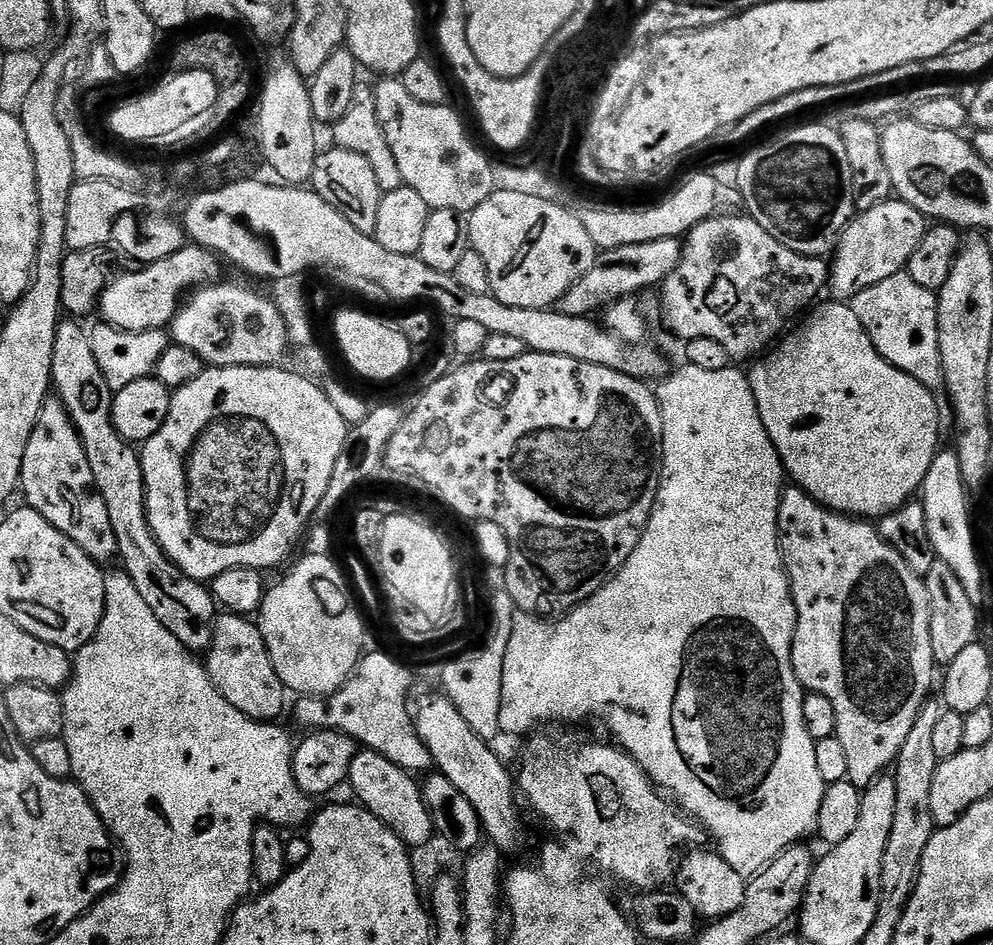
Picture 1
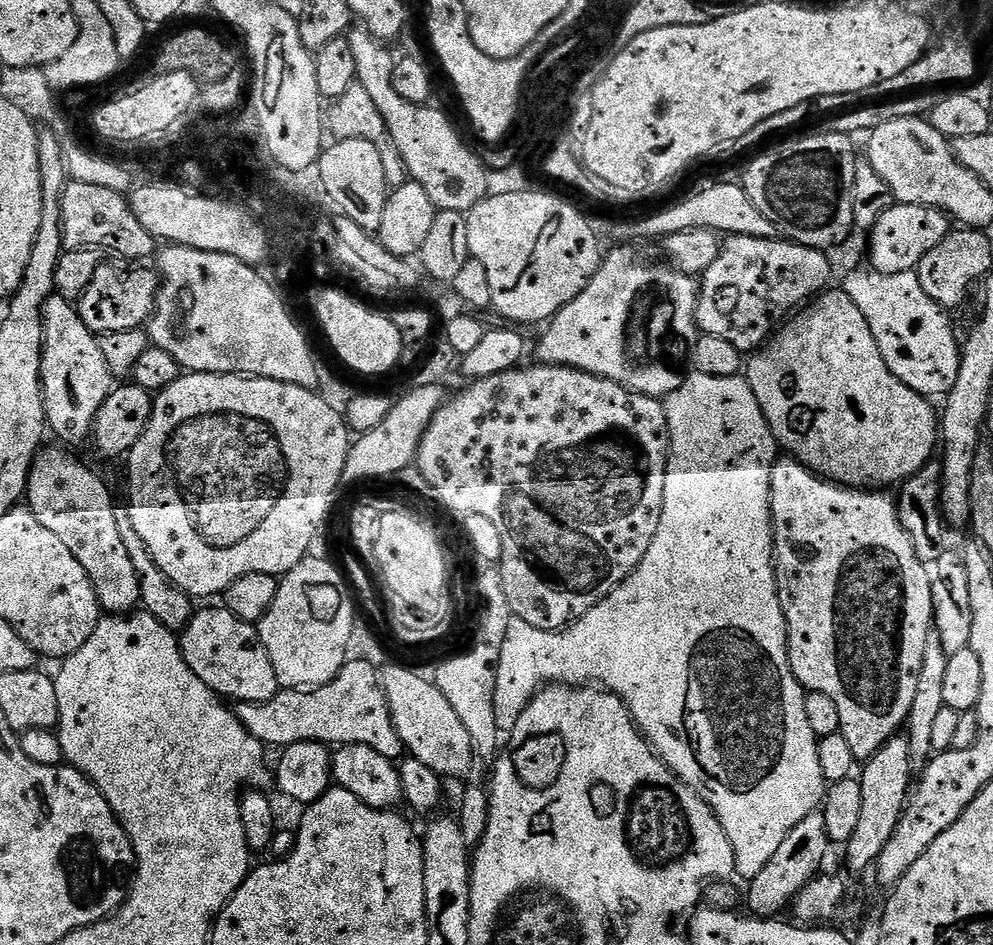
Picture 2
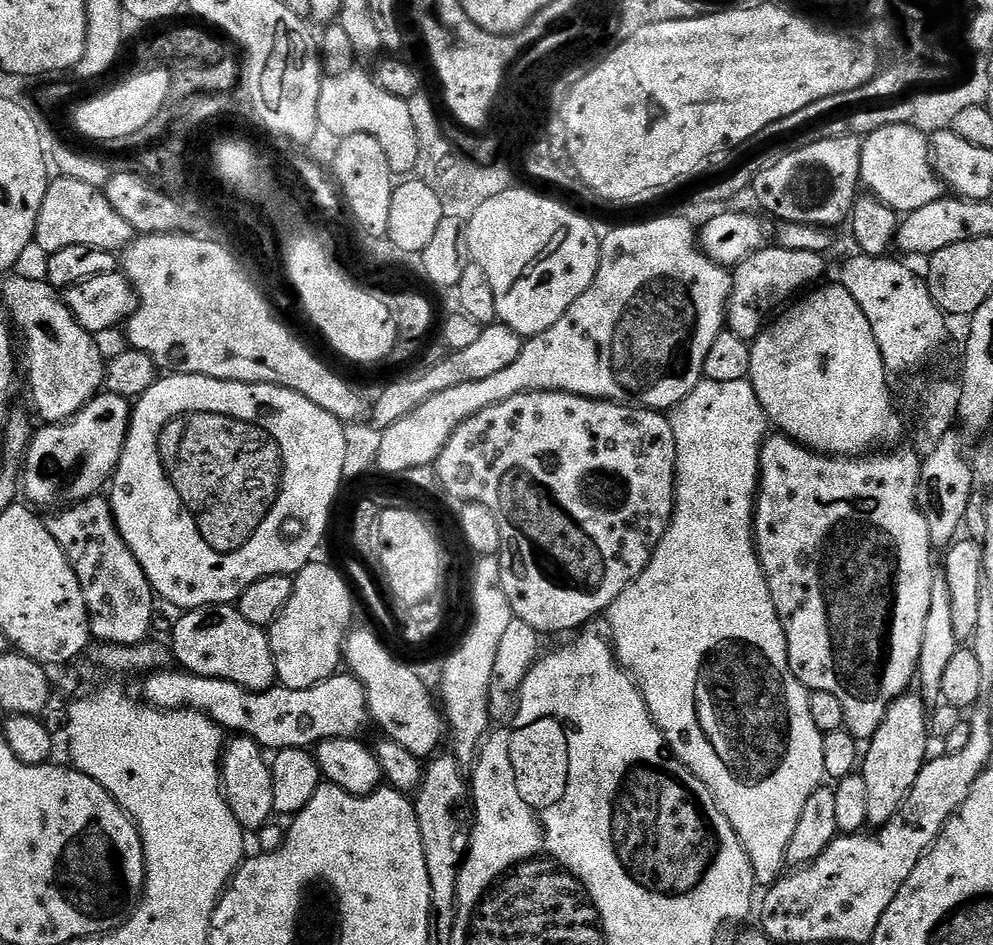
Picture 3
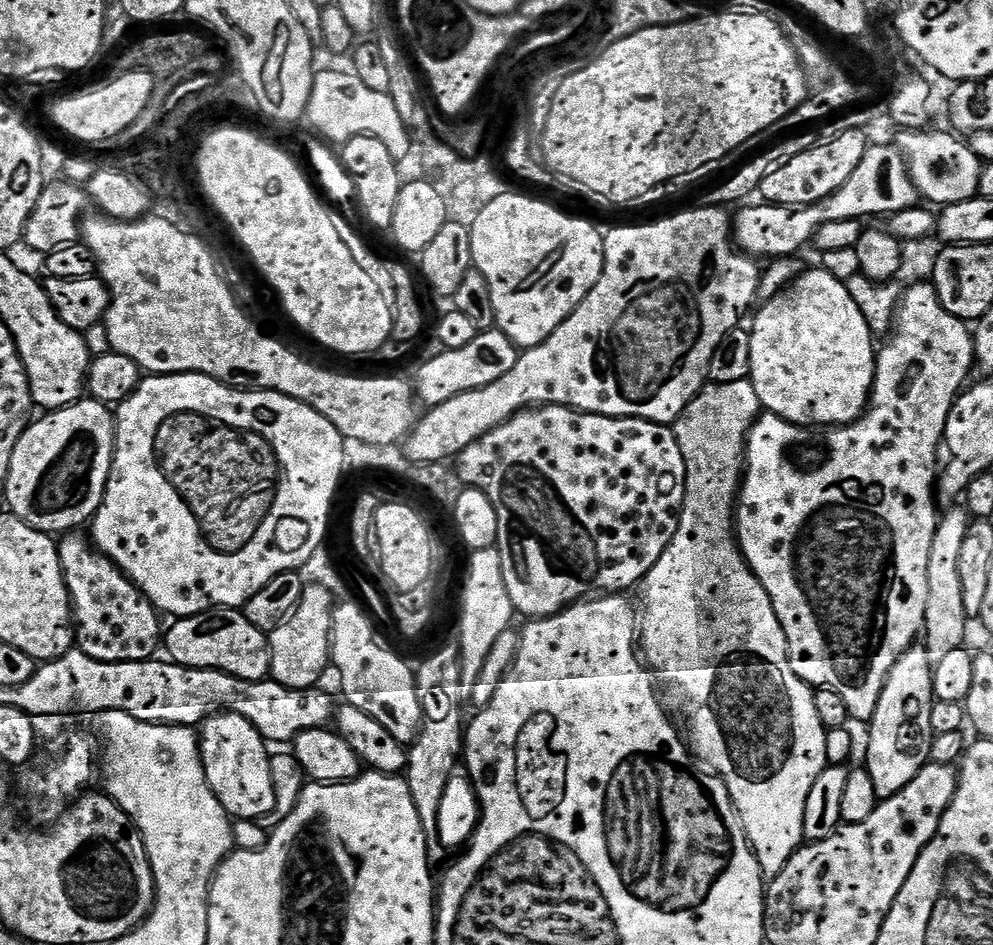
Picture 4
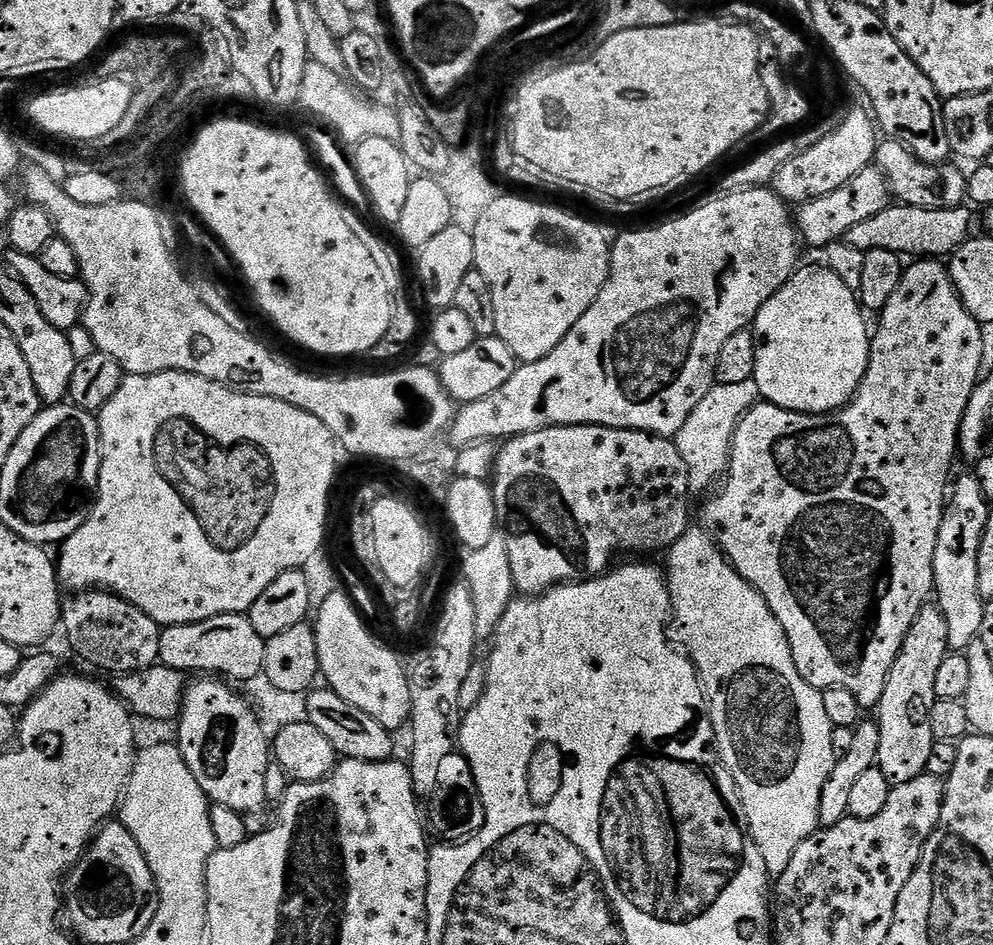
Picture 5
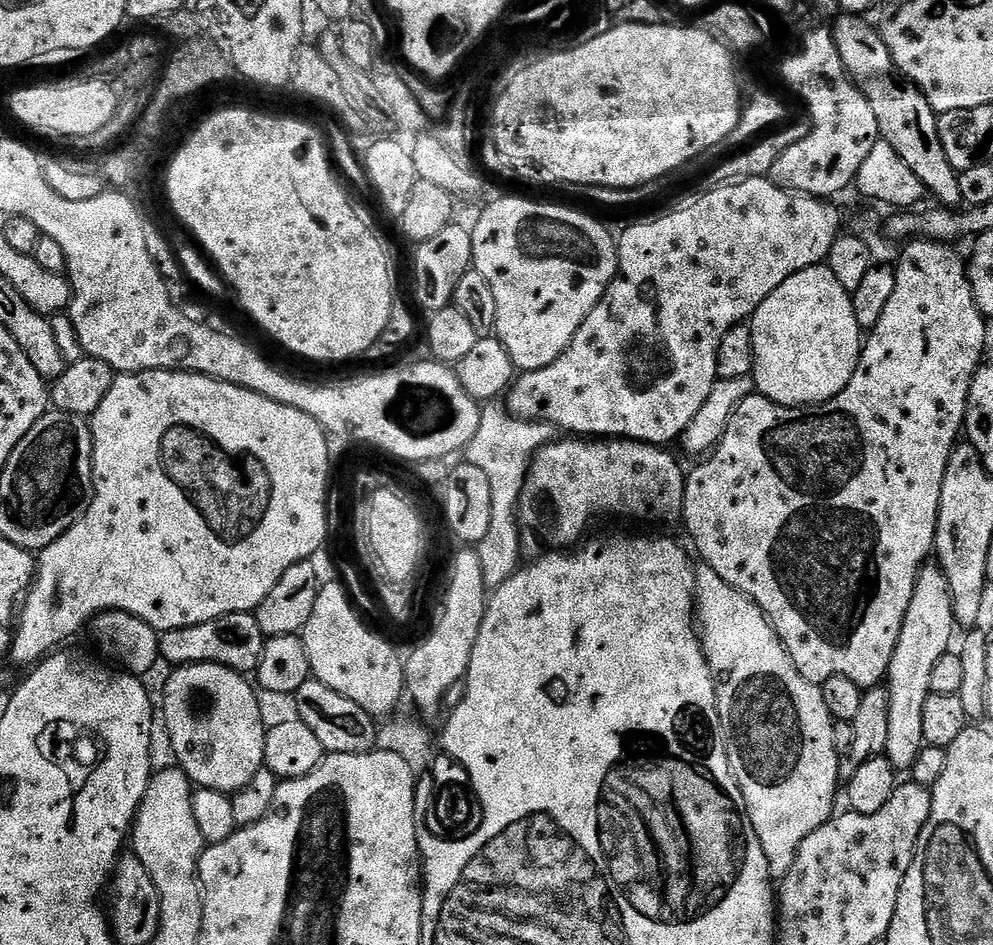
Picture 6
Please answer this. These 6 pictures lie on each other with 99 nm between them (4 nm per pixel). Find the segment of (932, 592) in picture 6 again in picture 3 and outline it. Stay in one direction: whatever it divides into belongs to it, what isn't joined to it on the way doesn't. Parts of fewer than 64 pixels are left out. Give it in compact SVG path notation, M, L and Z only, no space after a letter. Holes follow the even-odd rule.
M905 694L889 706L884 721L867 741L866 751L862 756L862 775L866 778L868 804L866 818L873 829L880 829L888 824L894 814L904 805L918 774L924 769L929 759L928 740L930 741L930 720L926 715L925 701L916 694Z

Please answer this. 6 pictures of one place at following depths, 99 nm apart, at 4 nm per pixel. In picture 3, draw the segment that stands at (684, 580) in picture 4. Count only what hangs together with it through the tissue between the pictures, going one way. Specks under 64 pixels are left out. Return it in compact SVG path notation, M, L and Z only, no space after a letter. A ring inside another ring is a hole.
M701 379L700 385L681 404L671 409L670 419L676 443L676 502L672 509L672 521L668 523L666 534L660 539L660 545L654 550L646 570L642 570L640 577L630 586L626 586L626 590L622 590L622 594L618 594L618 598L608 608L606 619L612 627L610 643L616 659L620 661L620 667L634 677L648 712L672 749L672 755L677 756L698 779L706 782L722 814L726 814L730 826L734 826L750 858L757 885L771 886L785 871L790 838L794 838L794 829L798 826L798 818L802 818L802 810L810 794L822 787L826 777L822 762L824 733L818 730L818 726L814 726L808 701L809 689L790 670L786 634L782 630L782 622L778 618L778 610L774 606L774 598L770 594L770 586L764 577L760 560L756 557L754 513L760 483L760 447L769 435L770 421L762 410L762 402L758 402L758 394L754 394L749 379L738 382L710 382Z

